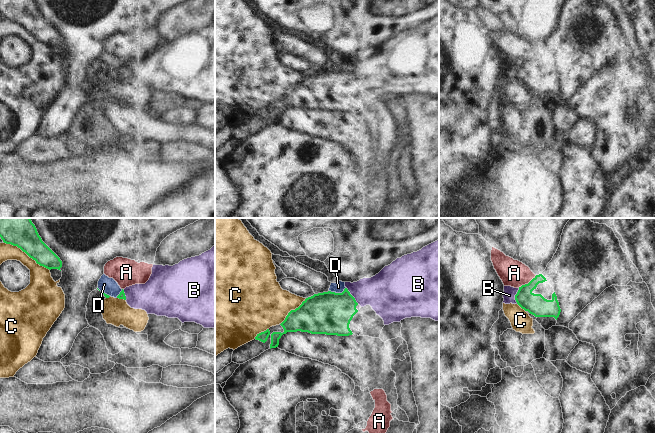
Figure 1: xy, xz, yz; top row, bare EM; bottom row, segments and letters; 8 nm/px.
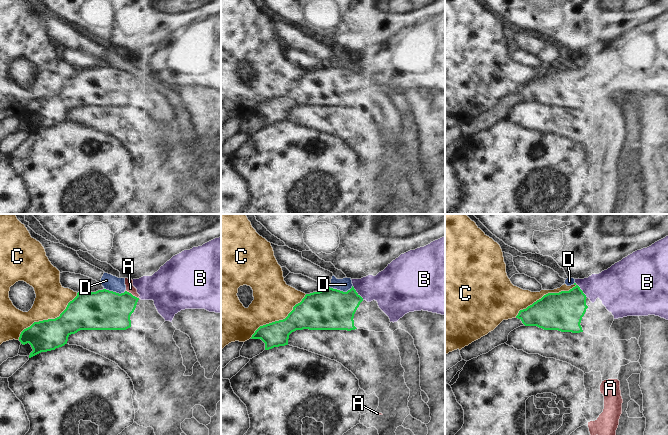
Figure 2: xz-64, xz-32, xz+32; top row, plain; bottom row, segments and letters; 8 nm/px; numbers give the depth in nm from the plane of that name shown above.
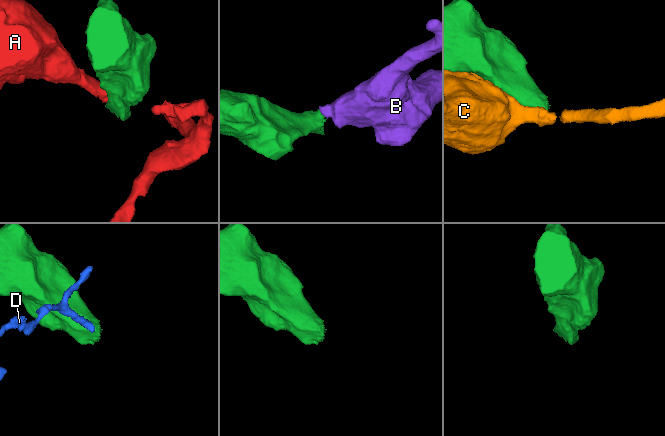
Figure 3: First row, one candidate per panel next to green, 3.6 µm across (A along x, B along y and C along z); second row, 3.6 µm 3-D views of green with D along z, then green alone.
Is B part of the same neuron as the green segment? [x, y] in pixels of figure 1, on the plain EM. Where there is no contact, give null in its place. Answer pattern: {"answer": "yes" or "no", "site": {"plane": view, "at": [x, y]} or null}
{"answer": "yes", "site": {"plane": "xz", "at": [351, 71]}}

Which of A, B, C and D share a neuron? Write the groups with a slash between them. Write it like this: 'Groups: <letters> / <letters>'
Groups: A / B / C / D.

